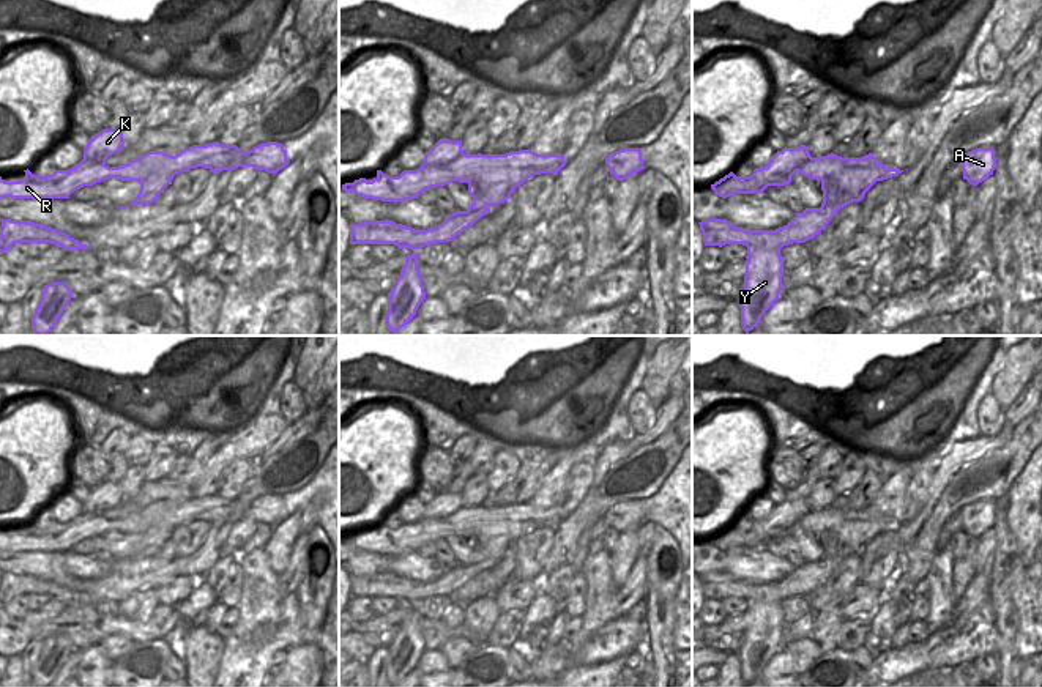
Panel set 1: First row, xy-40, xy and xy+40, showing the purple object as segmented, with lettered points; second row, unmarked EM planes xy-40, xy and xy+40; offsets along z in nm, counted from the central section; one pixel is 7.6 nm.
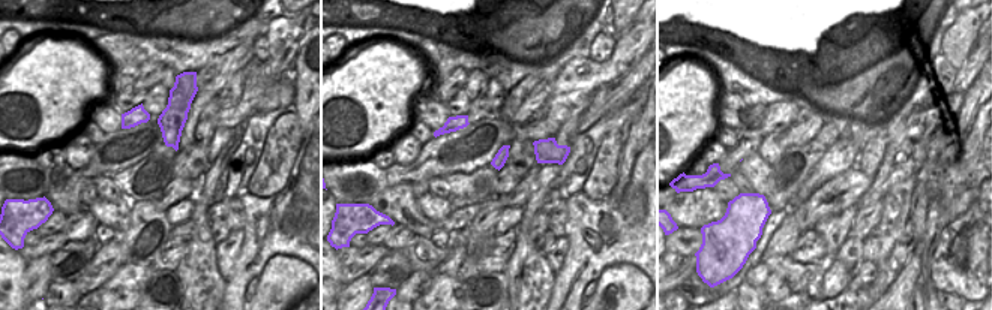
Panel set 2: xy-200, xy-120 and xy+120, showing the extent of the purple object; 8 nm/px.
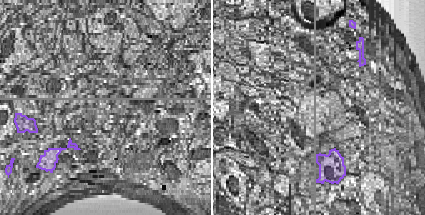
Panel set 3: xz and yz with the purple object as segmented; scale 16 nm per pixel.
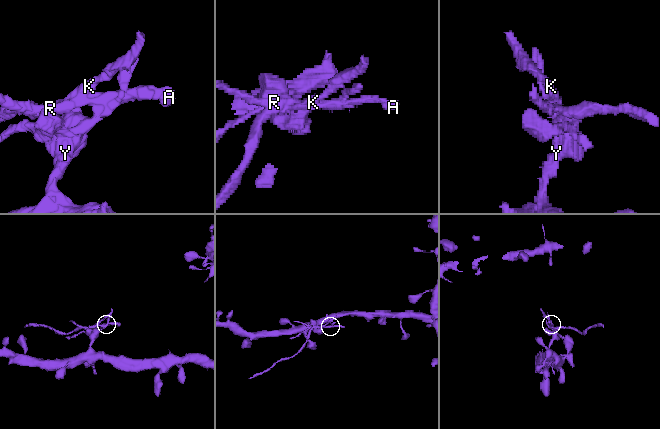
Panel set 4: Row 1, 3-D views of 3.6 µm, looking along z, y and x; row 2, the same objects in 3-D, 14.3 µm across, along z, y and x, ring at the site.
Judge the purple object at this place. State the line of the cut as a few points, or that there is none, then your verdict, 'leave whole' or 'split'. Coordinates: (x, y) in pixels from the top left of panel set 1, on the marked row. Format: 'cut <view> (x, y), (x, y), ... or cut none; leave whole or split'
cut xy+40 (822, 205), (841, 207); split

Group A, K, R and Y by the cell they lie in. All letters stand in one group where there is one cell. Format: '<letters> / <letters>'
A K R / Y

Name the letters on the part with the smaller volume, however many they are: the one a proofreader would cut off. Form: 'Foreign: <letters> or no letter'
Foreign: A, K, R.

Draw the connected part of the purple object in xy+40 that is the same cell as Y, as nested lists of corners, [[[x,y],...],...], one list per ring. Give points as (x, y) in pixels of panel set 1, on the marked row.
[[[840,206],[806,208],[776,230],[746,230],[727,219],[698,222],[705,246],[742,244],[747,247],[744,288],[739,295],[741,326],[749,334],[782,292],[783,262],[780,249],[813,240]]]

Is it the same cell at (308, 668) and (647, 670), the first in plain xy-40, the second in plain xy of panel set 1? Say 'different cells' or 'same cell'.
same cell

